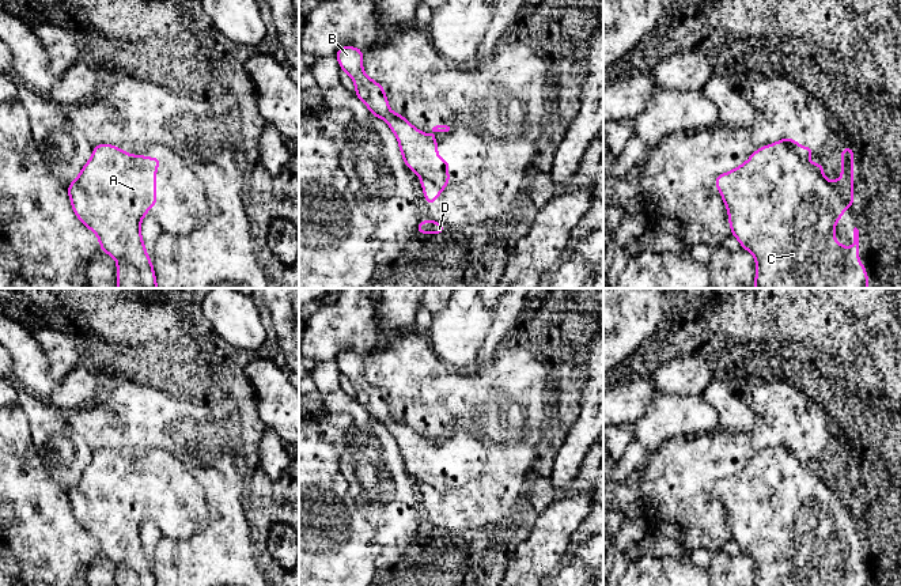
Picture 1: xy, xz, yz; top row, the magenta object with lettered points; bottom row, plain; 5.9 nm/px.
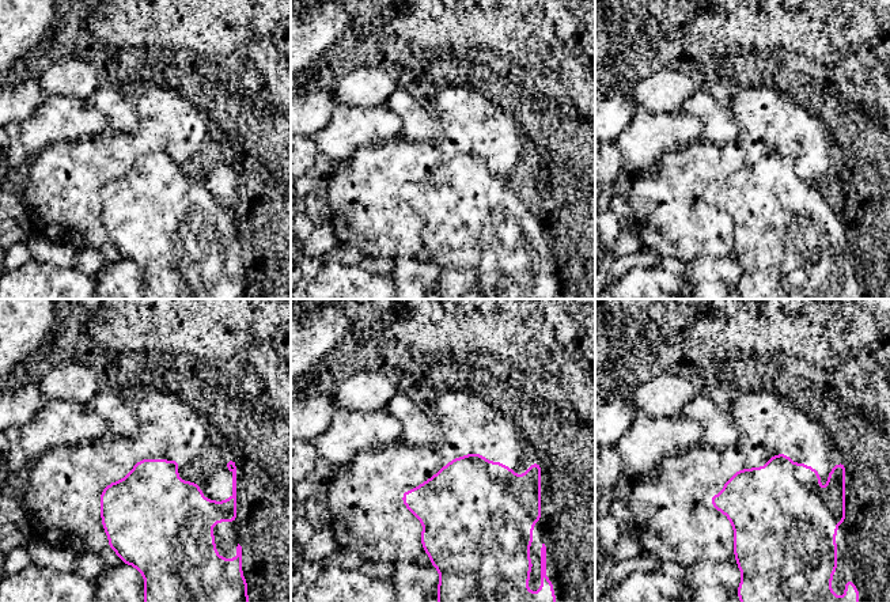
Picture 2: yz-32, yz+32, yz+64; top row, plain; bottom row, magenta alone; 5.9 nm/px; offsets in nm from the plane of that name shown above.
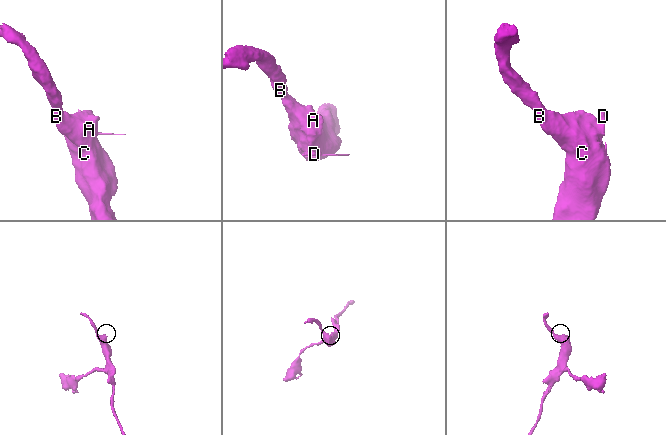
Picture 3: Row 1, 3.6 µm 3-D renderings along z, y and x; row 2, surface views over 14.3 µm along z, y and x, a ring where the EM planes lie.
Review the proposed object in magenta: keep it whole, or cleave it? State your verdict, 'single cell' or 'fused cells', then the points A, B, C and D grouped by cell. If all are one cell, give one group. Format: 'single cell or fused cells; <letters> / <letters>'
single cell; A B C D

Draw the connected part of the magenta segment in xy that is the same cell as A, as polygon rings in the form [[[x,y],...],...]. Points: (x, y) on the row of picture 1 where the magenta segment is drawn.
[[[96,144],[79,177],[68,185],[68,196],[77,219],[96,234],[102,253],[117,261],[117,288],[158,288],[155,271],[141,238],[141,219],[149,207],[156,207],[156,169],[163,160],[144,155],[130,155],[113,144]]]

